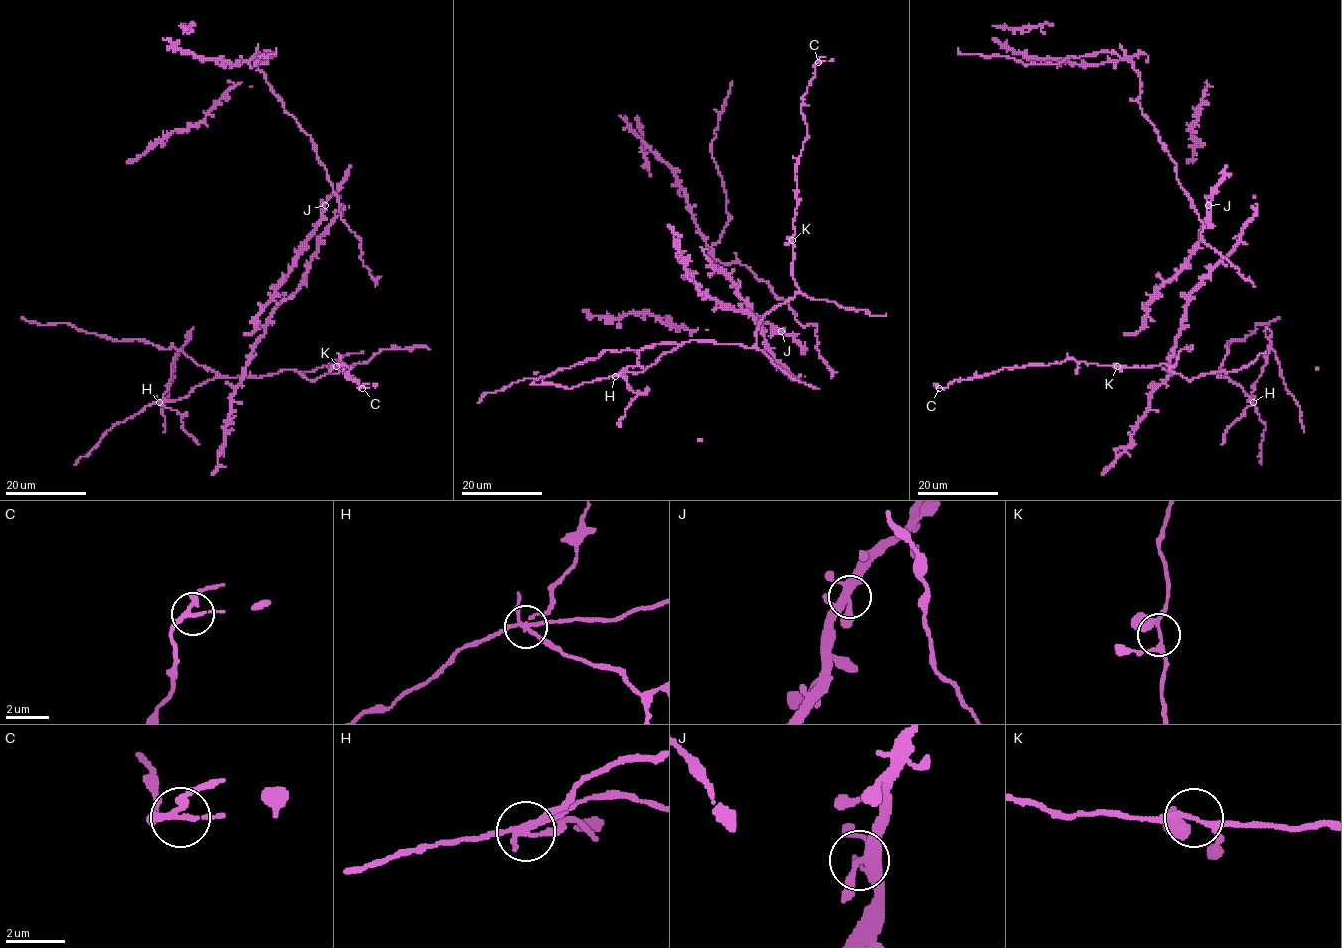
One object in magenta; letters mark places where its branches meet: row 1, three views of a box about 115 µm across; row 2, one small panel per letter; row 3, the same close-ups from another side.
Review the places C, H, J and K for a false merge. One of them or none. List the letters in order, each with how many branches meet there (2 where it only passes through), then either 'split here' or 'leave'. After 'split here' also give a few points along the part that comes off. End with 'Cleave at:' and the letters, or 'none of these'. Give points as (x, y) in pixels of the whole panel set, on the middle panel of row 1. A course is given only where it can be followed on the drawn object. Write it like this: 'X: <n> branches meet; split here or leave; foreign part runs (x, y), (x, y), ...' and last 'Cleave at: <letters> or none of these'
C: 3 branches meet; leave
H: 5 branches meet; split here; foreign part runs (614, 377), (620, 375), (629, 389), (641, 393), (625, 409), (625, 415), (617, 423), (620, 423), (619, 426)
J: 5 branches meet; leave
K: 4 branches meet; leave
Cleave at: H

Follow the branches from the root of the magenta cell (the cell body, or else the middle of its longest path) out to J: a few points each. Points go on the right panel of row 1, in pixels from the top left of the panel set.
J: (1177, 280), (1179, 270), (1199, 240), (1199, 230), (1210, 210), (1208, 205)

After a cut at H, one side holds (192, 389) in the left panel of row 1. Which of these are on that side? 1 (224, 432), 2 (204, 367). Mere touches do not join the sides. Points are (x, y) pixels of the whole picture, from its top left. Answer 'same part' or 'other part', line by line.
1: same part
2: same part

